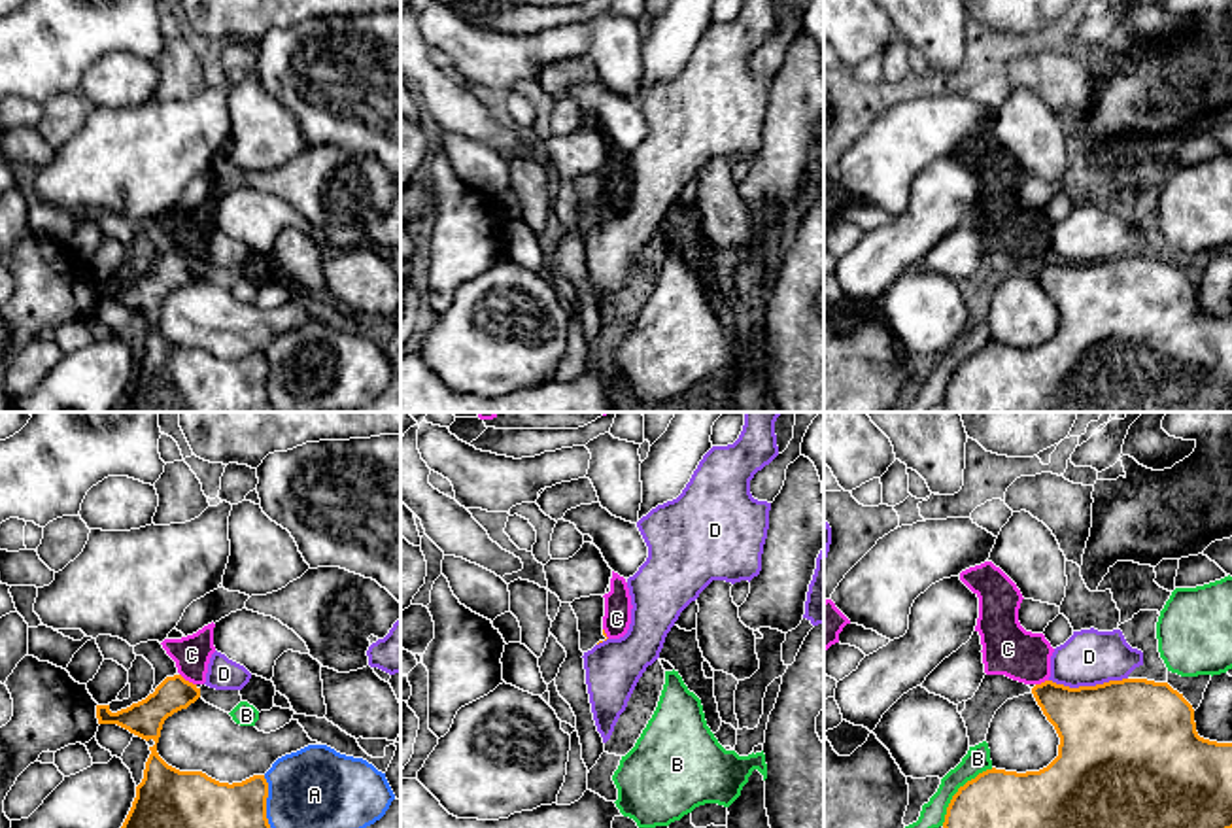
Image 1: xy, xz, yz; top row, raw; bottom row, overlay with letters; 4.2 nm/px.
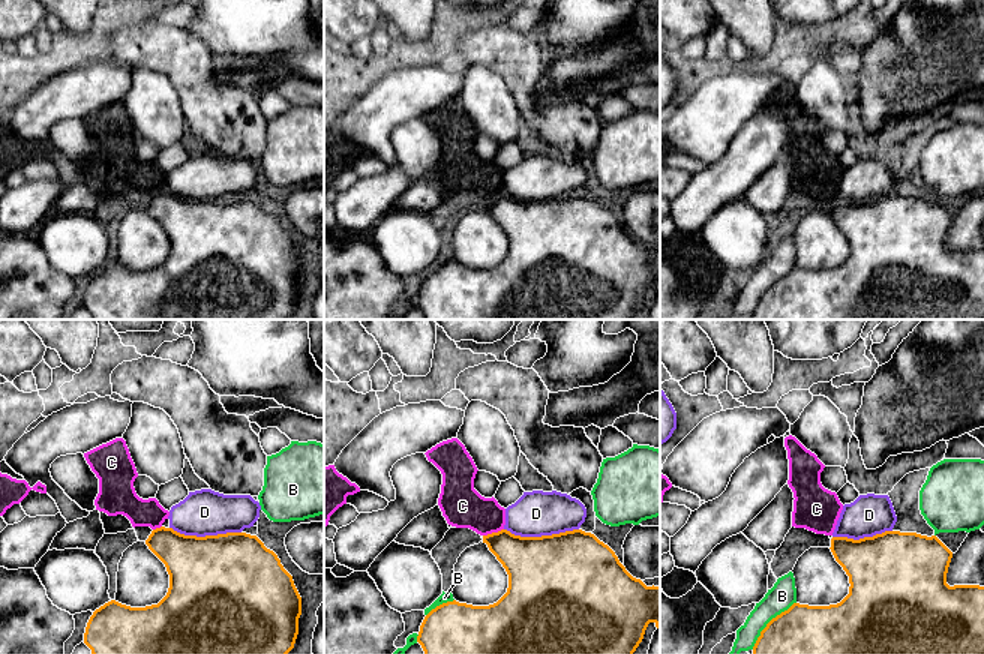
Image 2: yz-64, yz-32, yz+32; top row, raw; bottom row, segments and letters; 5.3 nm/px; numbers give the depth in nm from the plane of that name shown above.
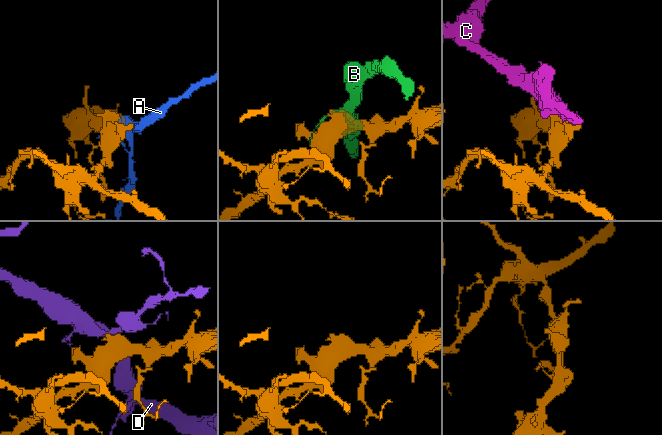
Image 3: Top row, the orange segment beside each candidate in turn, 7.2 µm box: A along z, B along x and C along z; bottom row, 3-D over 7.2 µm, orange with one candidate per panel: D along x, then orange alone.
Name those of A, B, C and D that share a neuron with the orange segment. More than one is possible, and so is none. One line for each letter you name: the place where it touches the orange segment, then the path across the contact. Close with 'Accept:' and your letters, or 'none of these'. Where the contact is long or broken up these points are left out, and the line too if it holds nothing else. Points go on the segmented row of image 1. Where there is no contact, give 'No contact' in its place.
Accept: none of these

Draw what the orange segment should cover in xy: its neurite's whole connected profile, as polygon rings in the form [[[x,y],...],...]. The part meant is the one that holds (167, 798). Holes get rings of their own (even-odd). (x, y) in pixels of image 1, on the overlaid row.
[[[174,675],[145,699],[117,713],[111,713],[110,705],[96,705],[98,724],[117,724],[155,741],[121,828],[270,828],[265,775],[229,785],[202,771],[180,771],[159,756],[157,743],[164,720],[198,698],[197,684]]]

